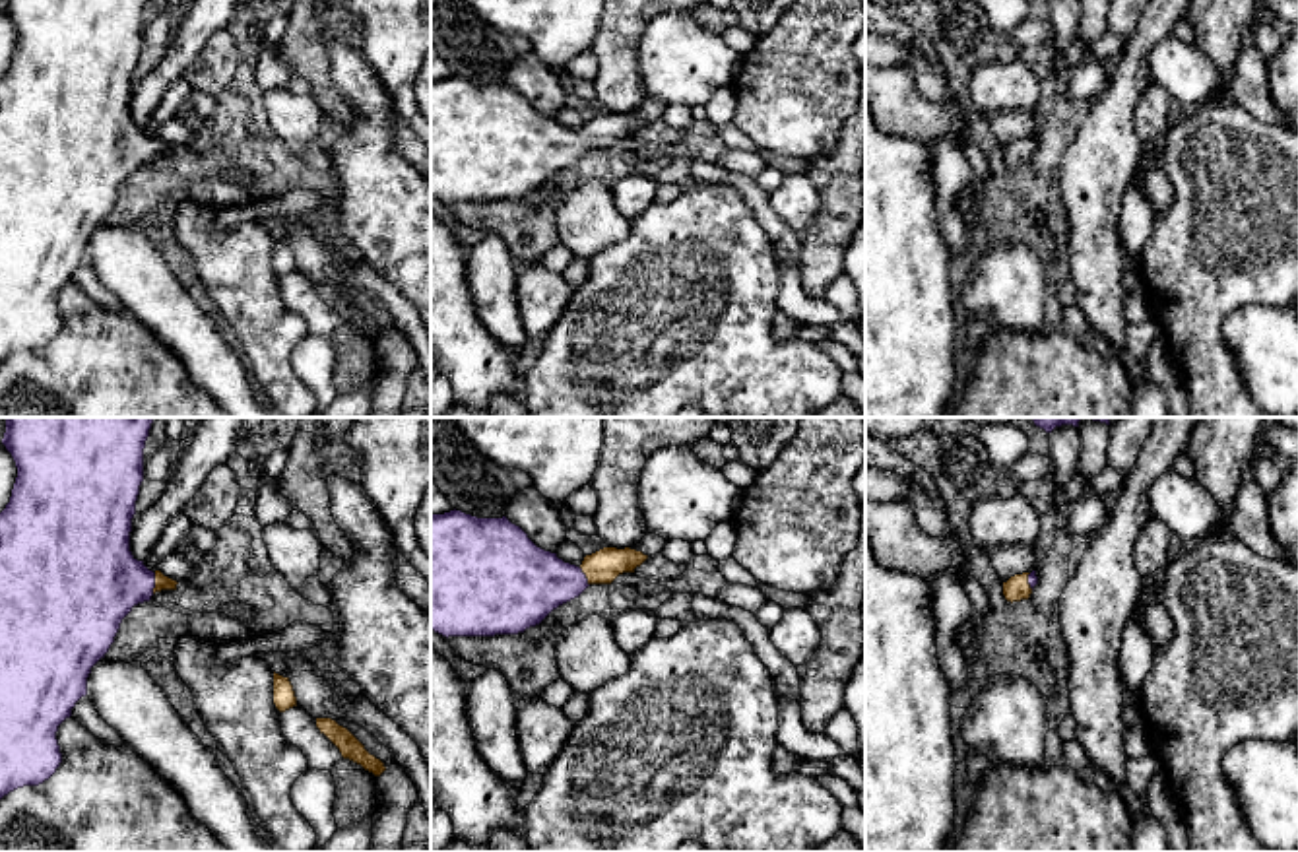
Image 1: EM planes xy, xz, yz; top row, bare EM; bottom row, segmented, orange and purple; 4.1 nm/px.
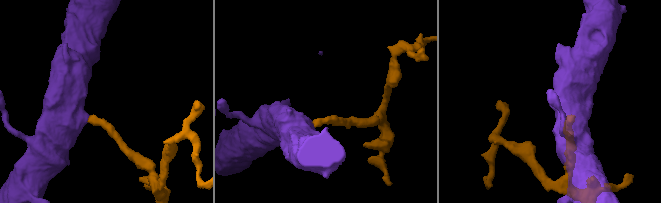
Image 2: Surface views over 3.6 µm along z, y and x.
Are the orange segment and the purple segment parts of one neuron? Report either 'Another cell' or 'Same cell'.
Same cell

